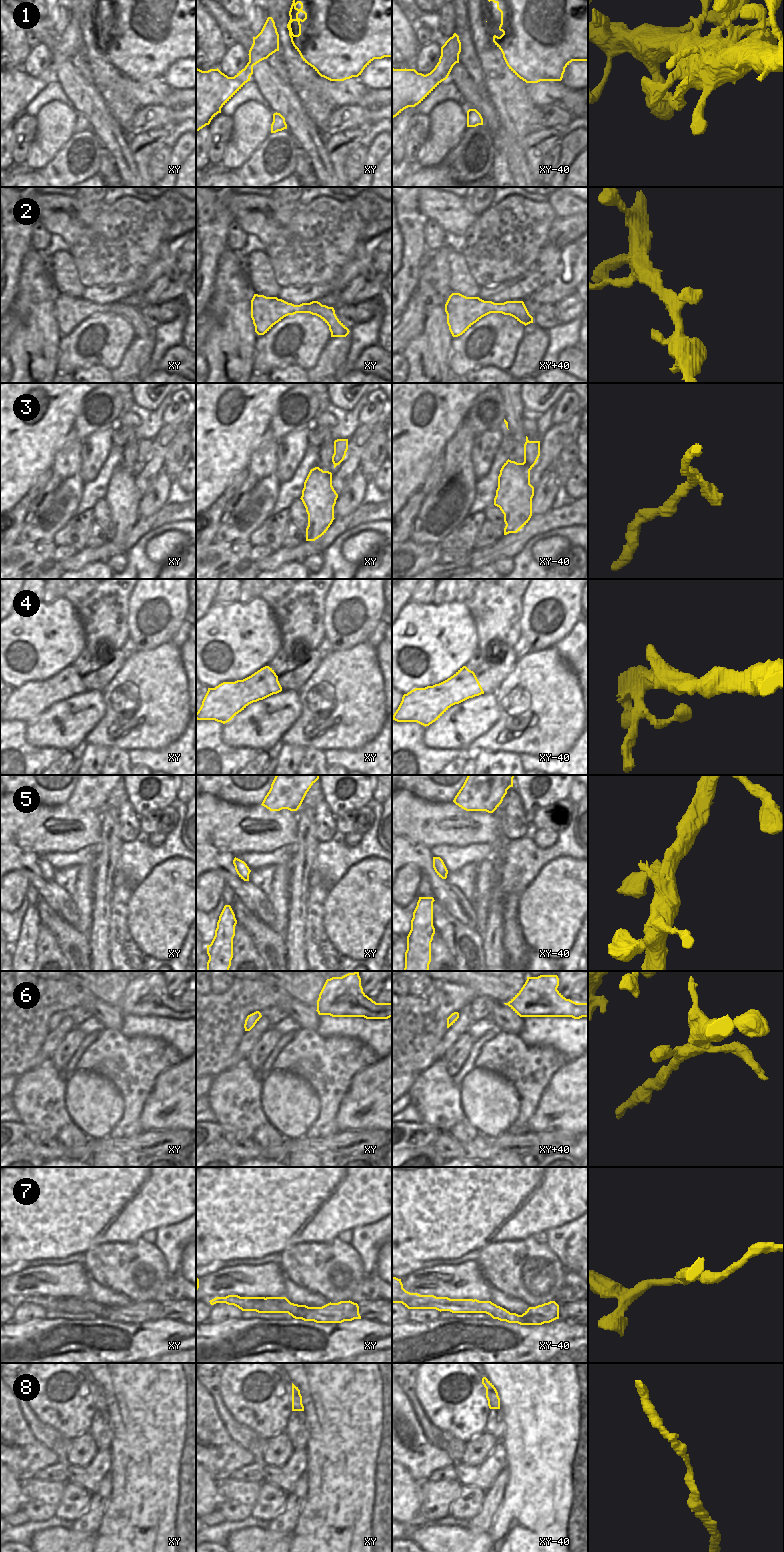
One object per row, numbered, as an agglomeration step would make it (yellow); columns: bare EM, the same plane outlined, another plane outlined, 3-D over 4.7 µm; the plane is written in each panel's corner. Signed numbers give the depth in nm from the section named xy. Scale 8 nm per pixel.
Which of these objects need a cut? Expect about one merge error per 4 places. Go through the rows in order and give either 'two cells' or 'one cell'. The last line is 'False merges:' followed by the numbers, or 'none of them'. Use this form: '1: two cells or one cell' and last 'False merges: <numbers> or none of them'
1: one cell
2: one cell
3: one cell
4: one cell
5: one cell
6: one cell
7: two cells
8: one cell
False merges: 7

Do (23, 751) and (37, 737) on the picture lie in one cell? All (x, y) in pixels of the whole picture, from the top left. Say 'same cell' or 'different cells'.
different cells

